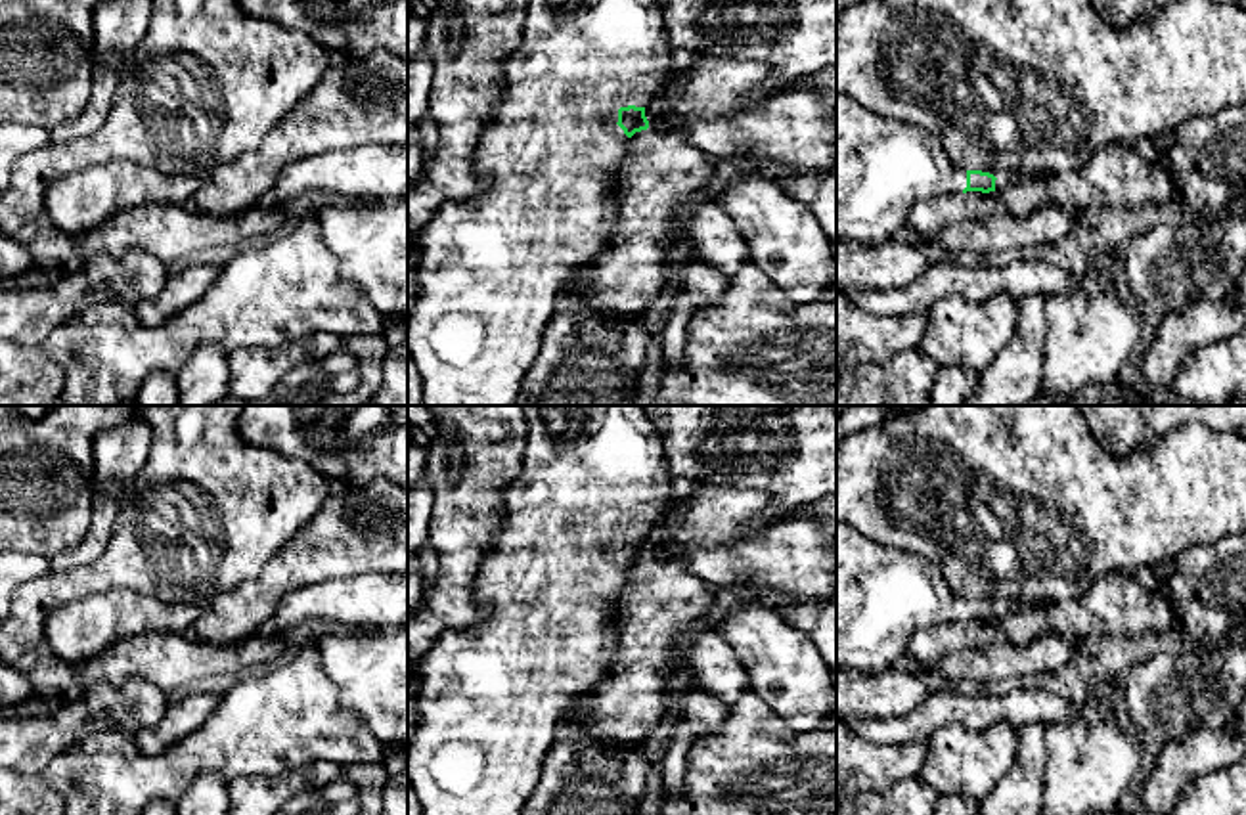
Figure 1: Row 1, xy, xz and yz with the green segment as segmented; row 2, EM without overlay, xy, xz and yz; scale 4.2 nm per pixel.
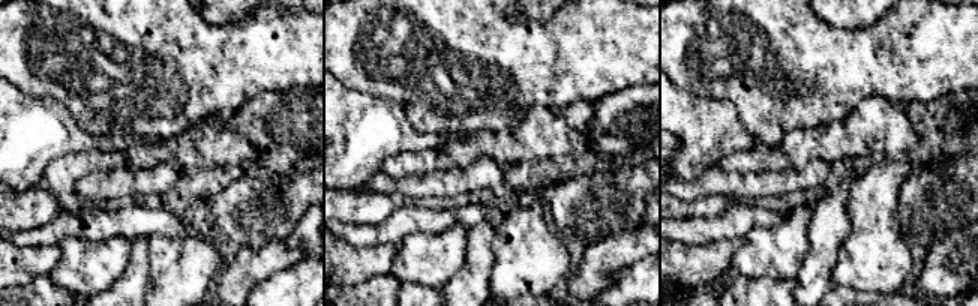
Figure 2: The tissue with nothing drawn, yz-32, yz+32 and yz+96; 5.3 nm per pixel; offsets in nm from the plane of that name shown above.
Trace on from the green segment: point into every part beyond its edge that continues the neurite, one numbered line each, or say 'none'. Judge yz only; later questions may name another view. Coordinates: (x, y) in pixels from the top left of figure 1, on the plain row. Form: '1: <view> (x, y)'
1: yz (883, 595)

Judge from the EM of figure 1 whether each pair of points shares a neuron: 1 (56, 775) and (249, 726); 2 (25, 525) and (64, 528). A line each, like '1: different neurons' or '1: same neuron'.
1: same neuron
2: same neuron

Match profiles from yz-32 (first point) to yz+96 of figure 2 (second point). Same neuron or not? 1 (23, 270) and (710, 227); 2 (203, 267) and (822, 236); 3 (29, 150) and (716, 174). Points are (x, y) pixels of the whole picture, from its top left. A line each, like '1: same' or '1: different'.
1: different
2: different
3: different

